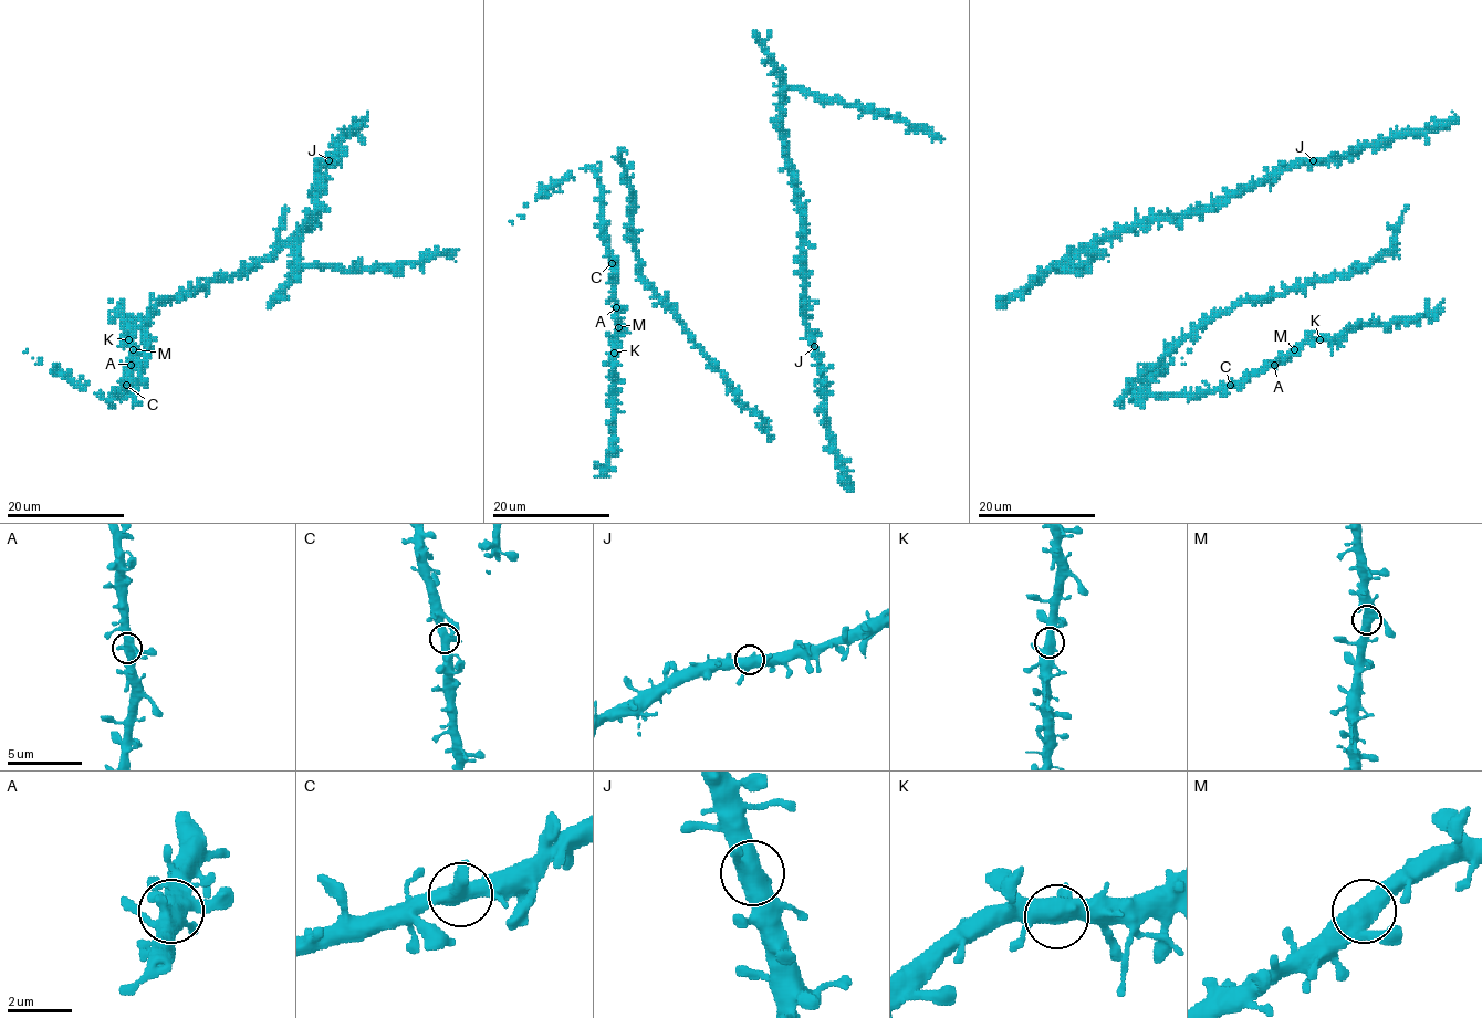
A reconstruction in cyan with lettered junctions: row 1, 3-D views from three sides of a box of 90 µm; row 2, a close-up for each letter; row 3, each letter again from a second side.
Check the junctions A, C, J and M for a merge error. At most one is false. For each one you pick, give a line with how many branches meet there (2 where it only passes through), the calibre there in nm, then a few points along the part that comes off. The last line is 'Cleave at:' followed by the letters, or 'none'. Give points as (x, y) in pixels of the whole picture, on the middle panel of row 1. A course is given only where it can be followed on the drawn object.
Cleave at: none

